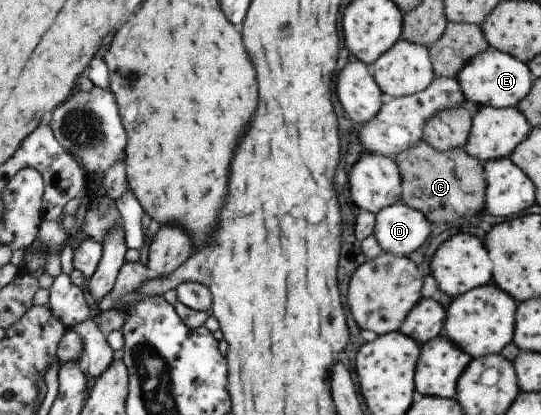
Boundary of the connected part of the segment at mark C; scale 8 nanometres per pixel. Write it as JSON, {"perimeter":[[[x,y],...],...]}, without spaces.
{"perimeter":[[[420,140],[392,159],[399,167],[403,179],[399,200],[424,213],[424,217],[431,223],[468,219],[484,211],[484,165],[480,160],[467,155],[463,149],[436,151]]]}

